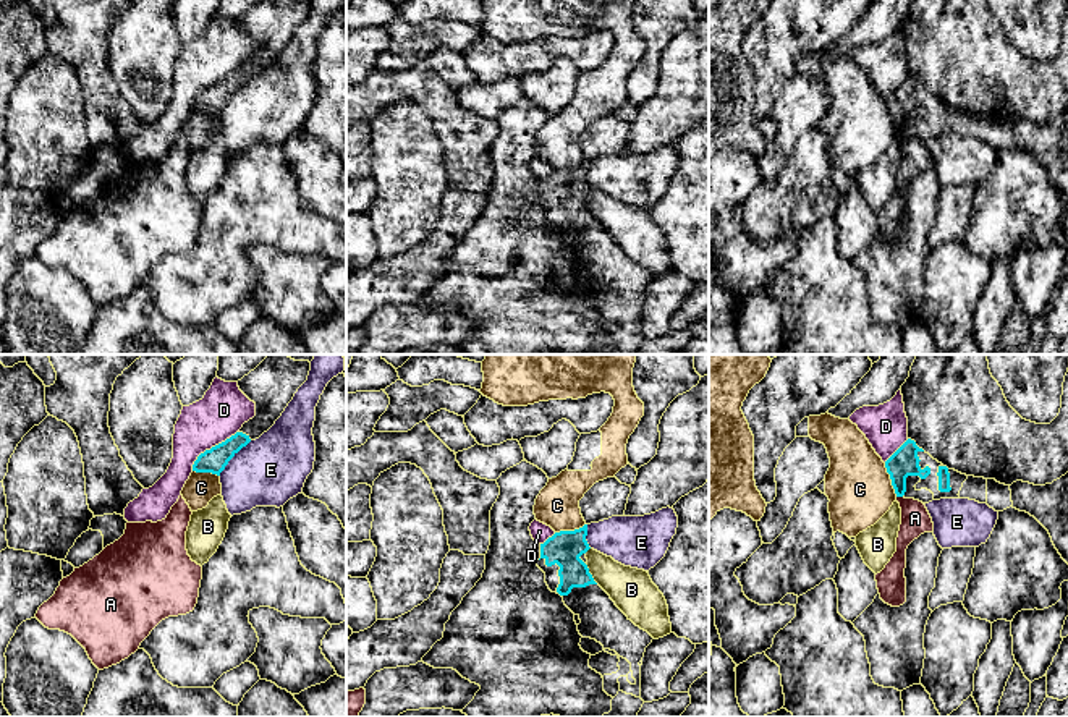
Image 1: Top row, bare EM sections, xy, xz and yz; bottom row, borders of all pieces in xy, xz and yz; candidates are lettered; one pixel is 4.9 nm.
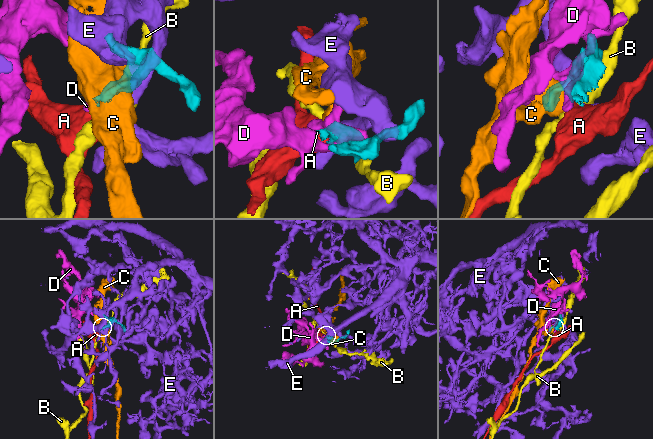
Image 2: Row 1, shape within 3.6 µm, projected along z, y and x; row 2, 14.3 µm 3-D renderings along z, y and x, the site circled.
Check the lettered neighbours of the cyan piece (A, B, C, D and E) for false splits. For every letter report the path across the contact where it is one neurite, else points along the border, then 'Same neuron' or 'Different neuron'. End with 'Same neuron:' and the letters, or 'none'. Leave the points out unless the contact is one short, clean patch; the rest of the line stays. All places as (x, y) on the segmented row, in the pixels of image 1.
A: Boundary: yz (897, 496), (902, 497). Different neuron
B: Different neuron
C: Boundary: yz (884, 463), (897, 496). Different neuron
D: Different neuron
E: Boundary: xy (251, 441), (219, 475). Different neuron
Same neuron: none

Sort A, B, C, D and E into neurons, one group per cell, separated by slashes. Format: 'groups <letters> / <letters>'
groups A / B / C / D / E

